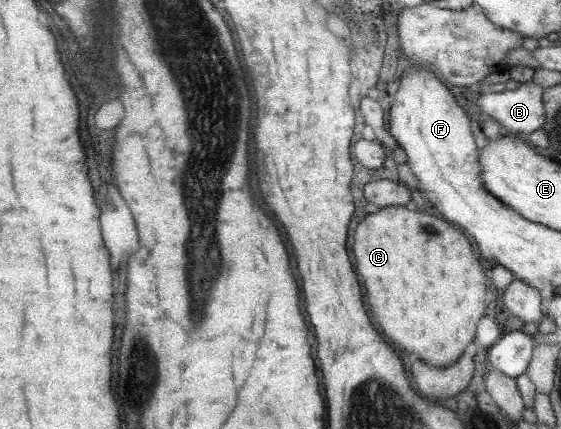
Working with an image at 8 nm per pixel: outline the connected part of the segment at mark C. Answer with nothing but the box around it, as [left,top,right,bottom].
[354,205,488,368]

